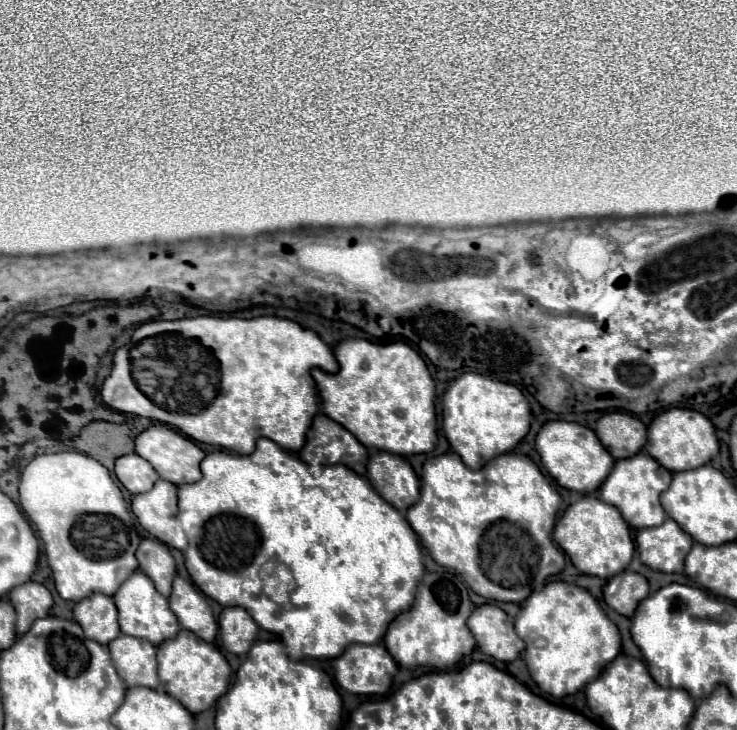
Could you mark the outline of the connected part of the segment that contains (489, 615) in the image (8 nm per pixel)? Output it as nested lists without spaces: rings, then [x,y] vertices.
[[[485,604],[475,608],[467,626],[473,632],[479,650],[495,660],[513,662],[525,648],[523,640],[519,640],[513,630],[513,620],[497,606]]]

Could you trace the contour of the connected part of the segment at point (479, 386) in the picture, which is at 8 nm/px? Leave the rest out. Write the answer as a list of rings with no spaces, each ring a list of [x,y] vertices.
[[[465,372],[443,394],[443,432],[451,444],[451,450],[459,454],[461,460],[471,470],[479,470],[495,456],[511,452],[527,436],[529,428],[531,428],[531,410],[529,410],[527,398],[513,384],[501,382],[483,374],[475,374],[475,372]]]

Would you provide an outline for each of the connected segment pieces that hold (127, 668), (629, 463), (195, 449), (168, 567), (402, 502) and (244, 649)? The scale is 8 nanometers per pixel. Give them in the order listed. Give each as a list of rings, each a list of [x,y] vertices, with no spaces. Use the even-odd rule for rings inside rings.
[[[121,634],[109,644],[111,660],[123,682],[131,686],[159,688],[155,646],[147,640]]]
[[[639,452],[631,460],[615,462],[615,468],[601,486],[601,500],[615,506],[631,528],[635,530],[653,528],[663,524],[663,520],[667,518],[659,502],[659,494],[665,492],[669,484],[671,484],[671,472],[667,472],[667,468],[663,468],[657,460],[651,460],[651,456],[647,456],[645,452]]]
[[[153,424],[147,430],[143,430],[135,440],[135,452],[153,466],[153,470],[159,474],[159,478],[163,478],[175,486],[191,484],[201,478],[199,464],[205,458],[205,452],[193,440],[189,440],[187,436],[183,436],[181,432],[177,432],[165,424]]]
[[[153,538],[141,540],[137,548],[139,568],[153,580],[155,588],[167,598],[171,594],[171,584],[175,578],[175,560],[169,548]]]
[[[375,452],[367,462],[367,480],[383,500],[405,512],[419,500],[419,478],[411,464],[389,452]]]
[[[239,606],[223,608],[219,616],[219,628],[221,628],[221,640],[225,650],[245,660],[259,632],[259,626],[251,618],[251,614]]]

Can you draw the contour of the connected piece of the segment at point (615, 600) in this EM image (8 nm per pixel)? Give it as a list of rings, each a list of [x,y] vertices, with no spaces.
[[[625,570],[619,576],[611,578],[603,588],[603,600],[615,612],[631,618],[641,600],[649,596],[649,582],[645,576]]]

